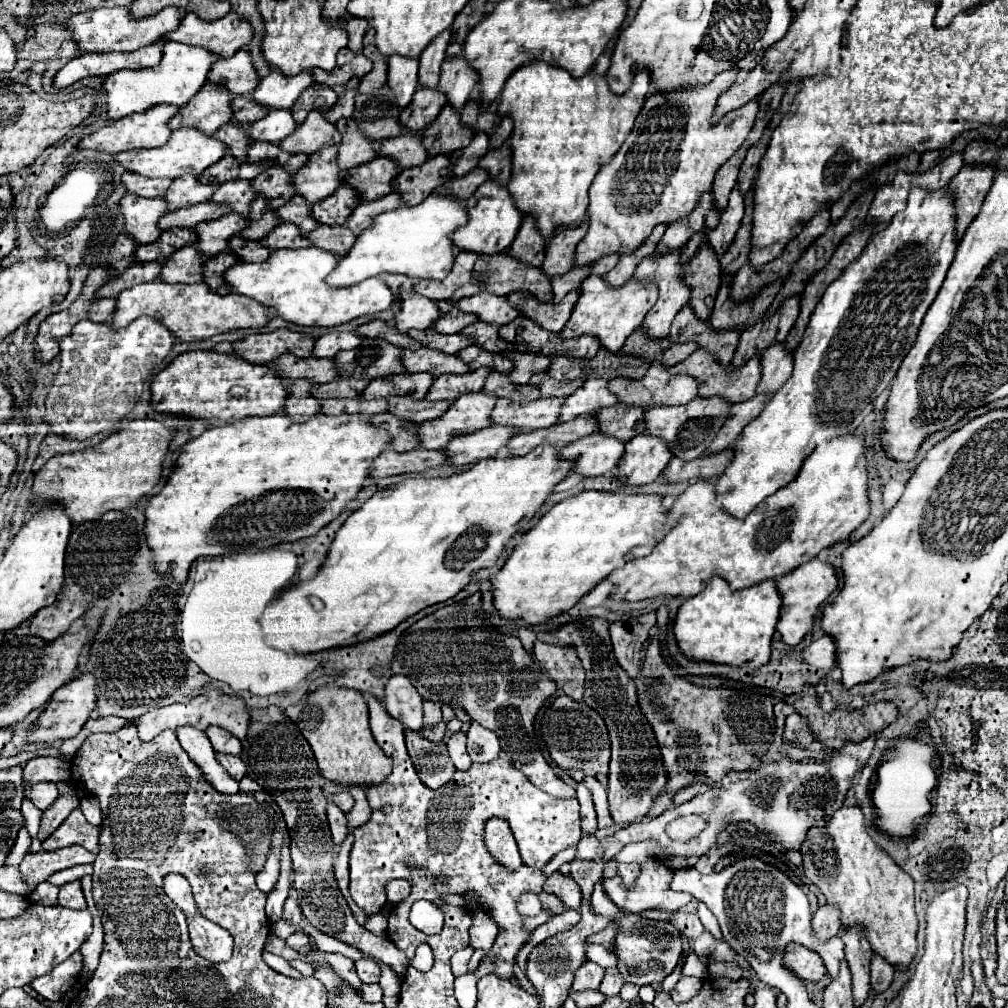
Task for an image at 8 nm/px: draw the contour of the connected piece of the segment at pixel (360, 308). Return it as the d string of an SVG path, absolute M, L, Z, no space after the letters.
M317 246L297 248L297 250L271 250L271 256L263 264L239 262L231 272L225 272L225 282L237 294L245 294L269 308L275 308L277 314L293 324L301 326L339 326L363 314L375 314L391 308L395 302L395 292L383 284L379 278L369 278L365 282L333 288L325 282L327 274L339 264L343 256L321 250Z

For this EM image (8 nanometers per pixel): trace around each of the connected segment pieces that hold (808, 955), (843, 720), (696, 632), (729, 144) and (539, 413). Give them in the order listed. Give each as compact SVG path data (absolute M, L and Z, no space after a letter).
M787 944L785 948L785 966L795 972L795 976L809 980L809 982L819 982L825 976L825 964L821 956L801 944Z
M805 684L801 692L789 696L789 698L791 698L791 702L793 702L793 708L795 708L801 716L807 718L813 734L815 734L827 748L835 748L835 750L839 750L847 740L851 740L851 742L861 742L861 740L865 740L865 738L881 732L881 730L883 730L889 722L893 722L893 720L897 718L897 714L899 714L899 712L897 712L897 706L895 706L893 702L887 702L887 700L881 700L881 702L869 704L869 706L861 706L861 708L857 708L857 710L839 710L839 708L835 708L835 710L831 710L831 714L829 714L829 712L825 712L825 710L821 708L813 684Z
M715 576L703 592L683 602L675 616L675 638L681 652L693 660L721 662L729 666L759 668L771 656L771 640L779 622L781 592L775 580L763 580L751 588L731 590L727 580Z
M729 68L725 72L719 72L711 82L703 86L683 86L679 92L663 90L651 94L645 100L631 134L627 136L619 152L601 166L589 188L589 230L577 246L575 264L591 264L591 260L595 262L609 252L631 252L645 242L645 238L657 224L669 224L677 218L687 216L695 208L701 192L711 188L717 168L745 142L759 112L759 102L751 100L743 104L743 108L727 112L717 124L711 124L717 98L735 82L737 70L739 68Z
M497 398L491 418L495 424L511 424L521 432L547 428L551 424L557 424L563 400L565 398L537 398L533 402L519 404L509 398Z

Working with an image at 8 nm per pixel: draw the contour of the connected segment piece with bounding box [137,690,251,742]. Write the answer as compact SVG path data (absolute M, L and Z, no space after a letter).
M211 690L207 694L191 698L189 702L171 704L148 711L147 714L143 714L137 720L137 728L139 728L139 738L141 740L151 740L159 732L163 732L165 728L175 730L183 724L197 726L199 730L207 730L209 726L219 726L219 728L231 732L233 736L237 736L243 742L247 738L249 722L251 722L251 714L249 714L249 708L247 708L247 704L241 696L229 696L229 694L223 694L221 690Z

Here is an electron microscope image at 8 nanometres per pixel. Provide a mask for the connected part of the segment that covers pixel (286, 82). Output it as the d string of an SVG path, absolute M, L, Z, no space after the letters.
M273 68L267 78L261 78L257 90L253 92L253 100L269 108L291 108L299 94L313 82L311 70L295 76L283 76L283 72Z

